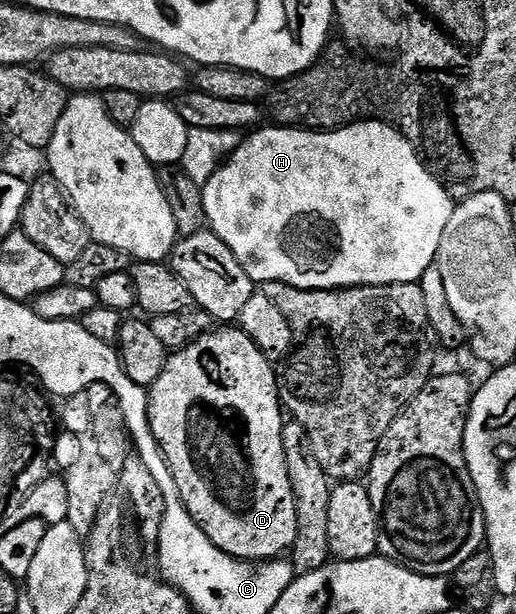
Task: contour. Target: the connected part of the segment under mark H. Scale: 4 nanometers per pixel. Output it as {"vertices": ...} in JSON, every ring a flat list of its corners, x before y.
{"vertices":[[360,121,357,125,349,125,343,129,332,129,330,131,316,131,313,129,304,129,302,127,271,127,275,129,263,129,252,132,248,139,240,140,239,146,235,148,234,153,219,166,219,170,211,176,209,183,202,186,203,202,205,203,205,215,207,216,207,225,210,232,216,233,220,239,227,243,229,251,233,251,233,255,237,255,237,259,241,263,241,267,252,281,262,283,264,281,276,281,277,283,285,283,292,285,298,289,352,289,358,285,413,285,422,282,425,271,429,271,431,265,436,264,439,256,439,248,441,247,441,235,445,235,445,227,451,218,451,210,453,208,453,199,447,194,443,184,434,177,430,171,427,170,423,160,420,159,419,154,416,153,407,138,403,134,398,133,392,125,383,125,380,121]]}

